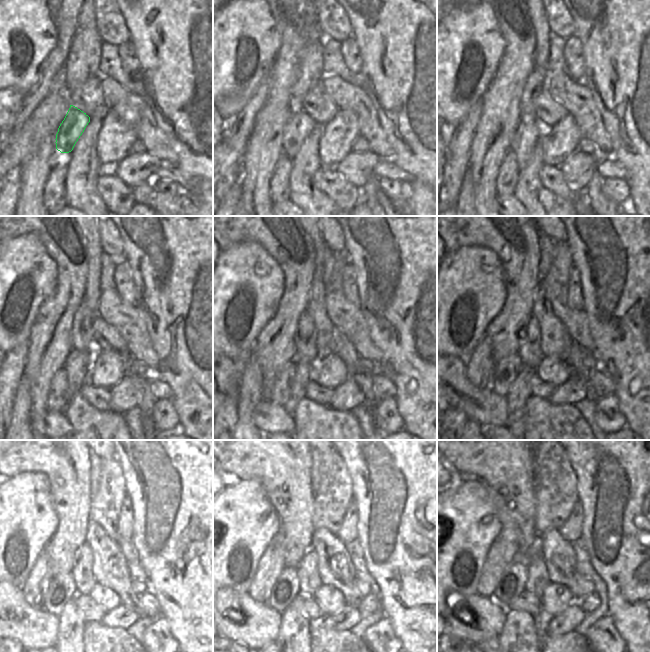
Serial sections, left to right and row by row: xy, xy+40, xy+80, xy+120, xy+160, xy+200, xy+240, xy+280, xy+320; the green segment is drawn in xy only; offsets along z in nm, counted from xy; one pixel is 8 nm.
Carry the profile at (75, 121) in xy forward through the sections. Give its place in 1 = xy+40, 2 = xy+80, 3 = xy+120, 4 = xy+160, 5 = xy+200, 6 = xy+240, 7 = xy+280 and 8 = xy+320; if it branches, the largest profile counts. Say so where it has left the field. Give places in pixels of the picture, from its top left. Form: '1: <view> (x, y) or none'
1: xy+40 (300, 124)
2: xy+80 (528, 133)
3: xy+120 (77, 364)
4: xy+160 (303, 372)
5: xy+200 (519, 393)
6: xy+240 (70, 643)
7: xy+280 (293, 640)
8: xy+320 (518, 643)

